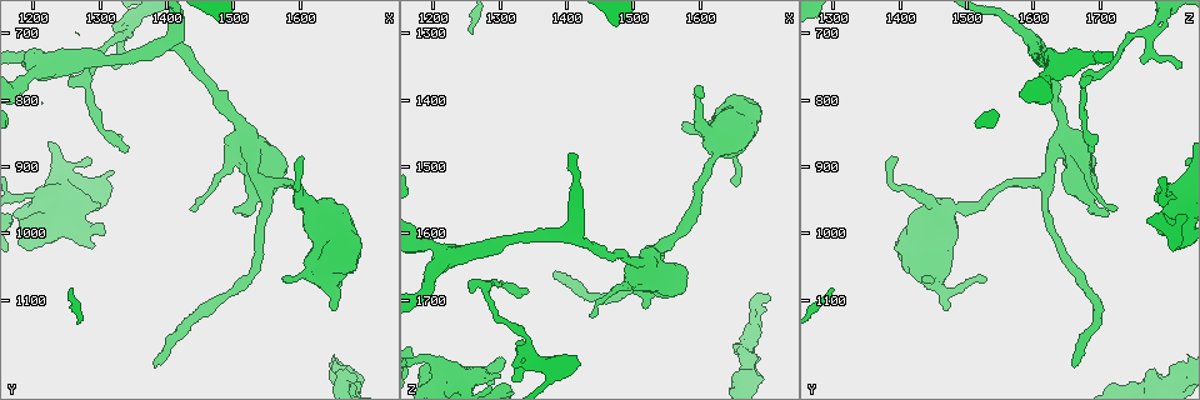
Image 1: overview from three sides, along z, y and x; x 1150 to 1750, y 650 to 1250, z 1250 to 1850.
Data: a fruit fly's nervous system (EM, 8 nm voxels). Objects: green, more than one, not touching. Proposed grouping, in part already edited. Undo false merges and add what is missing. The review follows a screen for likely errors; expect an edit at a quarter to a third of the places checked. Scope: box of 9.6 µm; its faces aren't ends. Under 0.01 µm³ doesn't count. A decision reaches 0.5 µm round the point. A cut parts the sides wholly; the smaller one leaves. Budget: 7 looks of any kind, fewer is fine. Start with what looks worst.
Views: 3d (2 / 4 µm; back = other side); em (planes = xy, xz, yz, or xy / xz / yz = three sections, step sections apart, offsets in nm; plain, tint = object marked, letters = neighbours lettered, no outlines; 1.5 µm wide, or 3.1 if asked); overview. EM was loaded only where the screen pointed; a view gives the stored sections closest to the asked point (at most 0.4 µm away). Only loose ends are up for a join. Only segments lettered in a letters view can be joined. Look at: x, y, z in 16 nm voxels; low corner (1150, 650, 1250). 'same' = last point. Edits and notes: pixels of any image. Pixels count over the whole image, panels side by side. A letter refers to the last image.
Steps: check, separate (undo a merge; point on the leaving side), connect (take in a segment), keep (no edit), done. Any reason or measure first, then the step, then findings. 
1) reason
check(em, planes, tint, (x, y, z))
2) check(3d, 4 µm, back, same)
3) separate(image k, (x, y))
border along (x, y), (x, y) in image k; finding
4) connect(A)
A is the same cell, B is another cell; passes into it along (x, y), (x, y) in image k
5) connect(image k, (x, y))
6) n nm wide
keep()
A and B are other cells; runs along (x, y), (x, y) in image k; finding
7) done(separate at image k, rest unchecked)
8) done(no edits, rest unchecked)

branch stops here
check(em, yz, step 8, tint, (1320, 750, 1820))

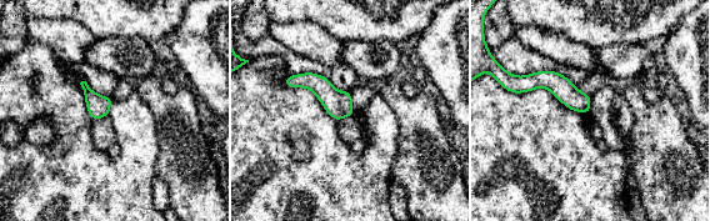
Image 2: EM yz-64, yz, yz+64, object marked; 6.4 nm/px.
check(em, planes, letters, same)

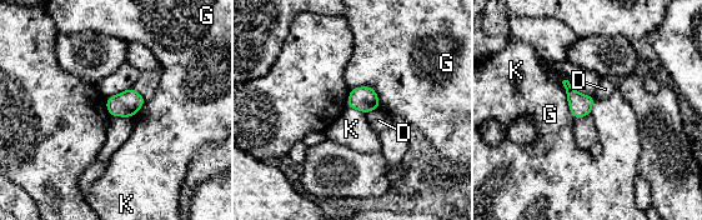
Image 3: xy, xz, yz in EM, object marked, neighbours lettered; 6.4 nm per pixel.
140 nm wide
keep()
D, G and K are other cells; border along (563, 79), (562, 84), (566, 94) in image 3; no lettered segment goes on from it

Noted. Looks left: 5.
sudden change in width
check(em, planes, letters, (1670, 1215, 1815))

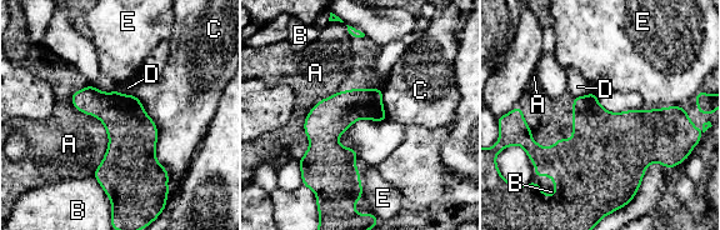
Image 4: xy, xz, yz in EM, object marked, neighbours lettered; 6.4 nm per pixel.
C touches over 650 nm
keep()
A, B, C, D and E are other cells; border along (89, 84), (94, 175) in image 4; one cell here

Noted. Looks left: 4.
free end
check(em, planes, plain, (1380, 1205, 1660))

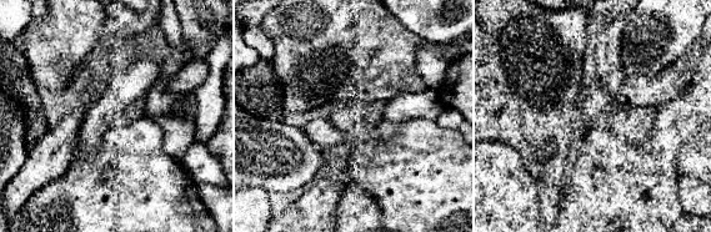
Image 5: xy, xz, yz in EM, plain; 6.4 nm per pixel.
what lies round it
check(em, planes, letters, same)

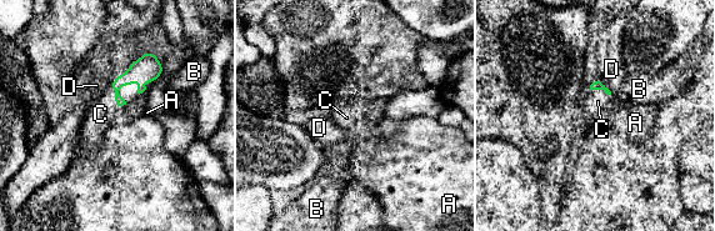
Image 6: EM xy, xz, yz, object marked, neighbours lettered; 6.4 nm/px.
connect(C)
C is the same cell, A, B and D are other cells; the cell continues

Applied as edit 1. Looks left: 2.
done(connect at image 6, rest unchecked)

